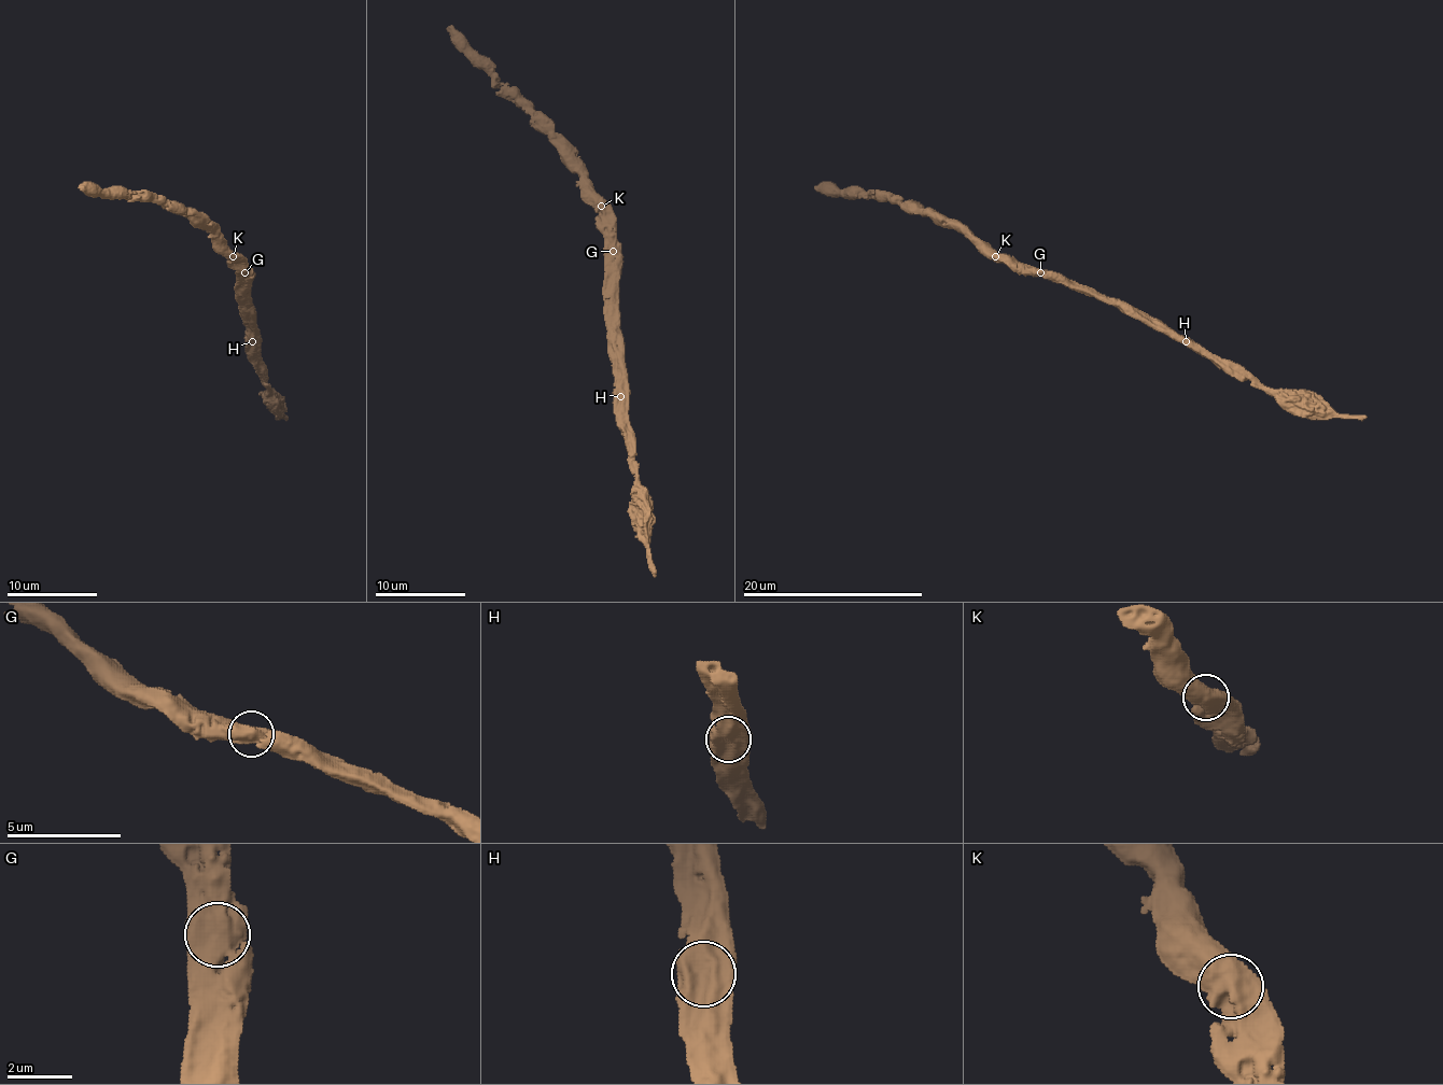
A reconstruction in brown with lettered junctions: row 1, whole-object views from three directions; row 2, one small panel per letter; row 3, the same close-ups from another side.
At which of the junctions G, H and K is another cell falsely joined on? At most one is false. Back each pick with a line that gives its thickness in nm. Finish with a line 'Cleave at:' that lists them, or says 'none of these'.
Cleave at: none of these

